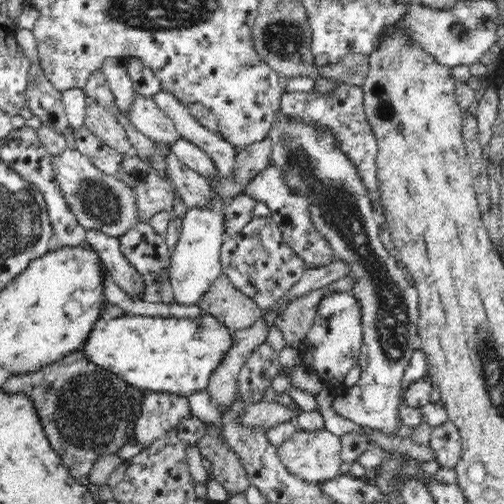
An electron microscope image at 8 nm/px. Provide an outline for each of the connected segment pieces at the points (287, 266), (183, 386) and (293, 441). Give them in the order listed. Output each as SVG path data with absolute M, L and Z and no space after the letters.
M254 216L240 232L225 235L221 251L222 271L243 293L255 299L263 310L270 306L274 298L282 296L284 290L288 290L294 280L302 276L304 266L304 261L283 242L280 226L271 216Z
M206 311L193 320L133 314L115 318L103 315L85 342L85 353L100 366L121 376L132 387L146 392L154 390L189 397L190 394L207 388L210 377L232 350L234 343L235 329Z
M298 429L277 448L277 456L286 471L295 478L308 483L320 483L341 474L341 439L327 429Z

